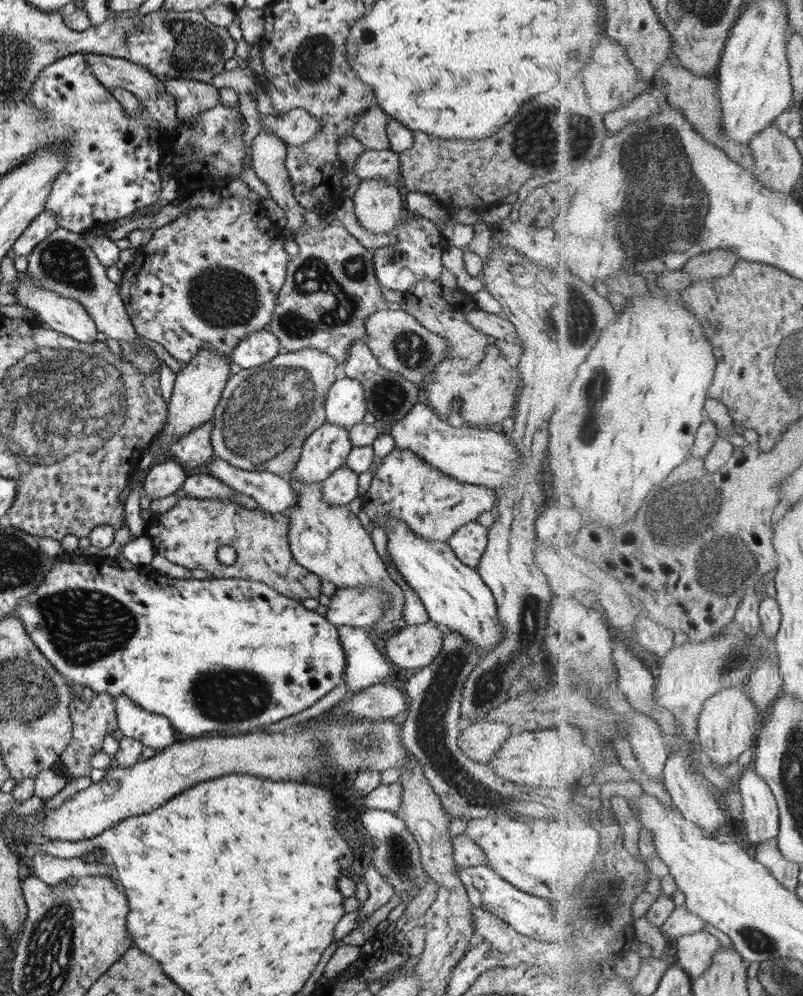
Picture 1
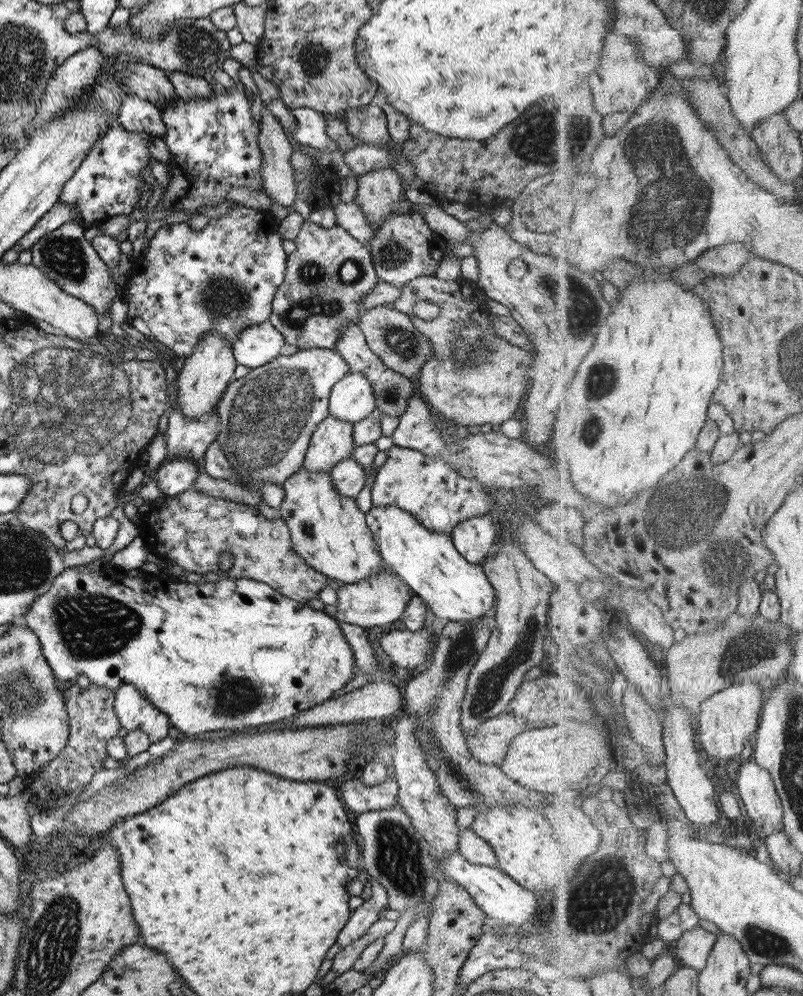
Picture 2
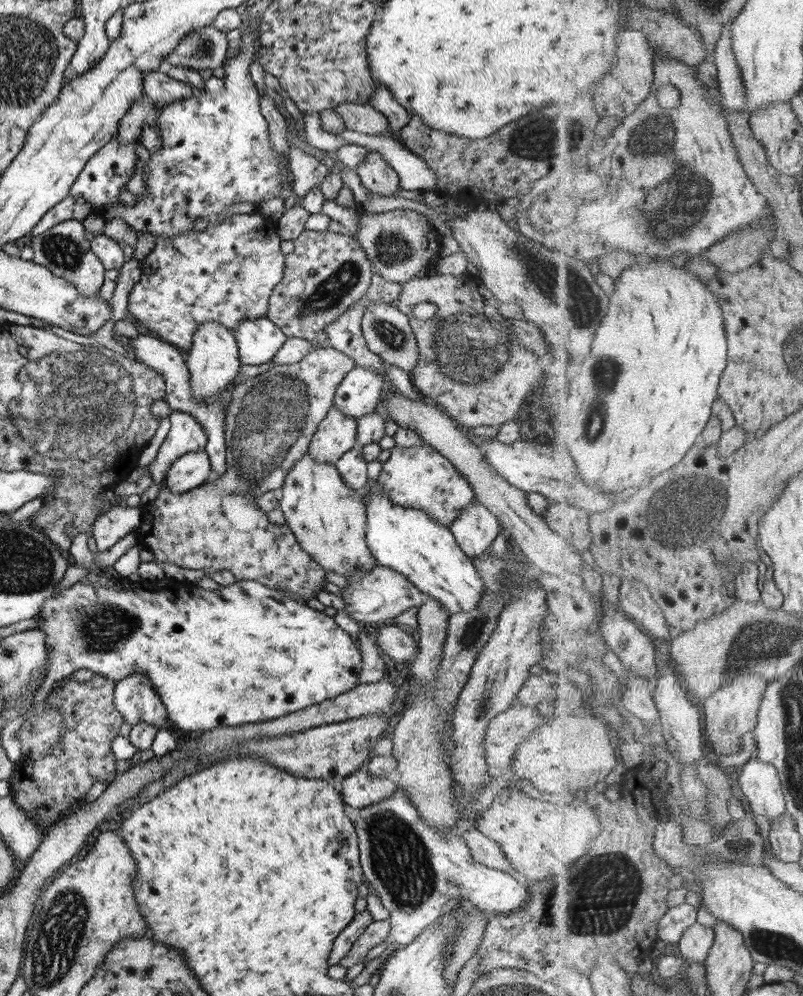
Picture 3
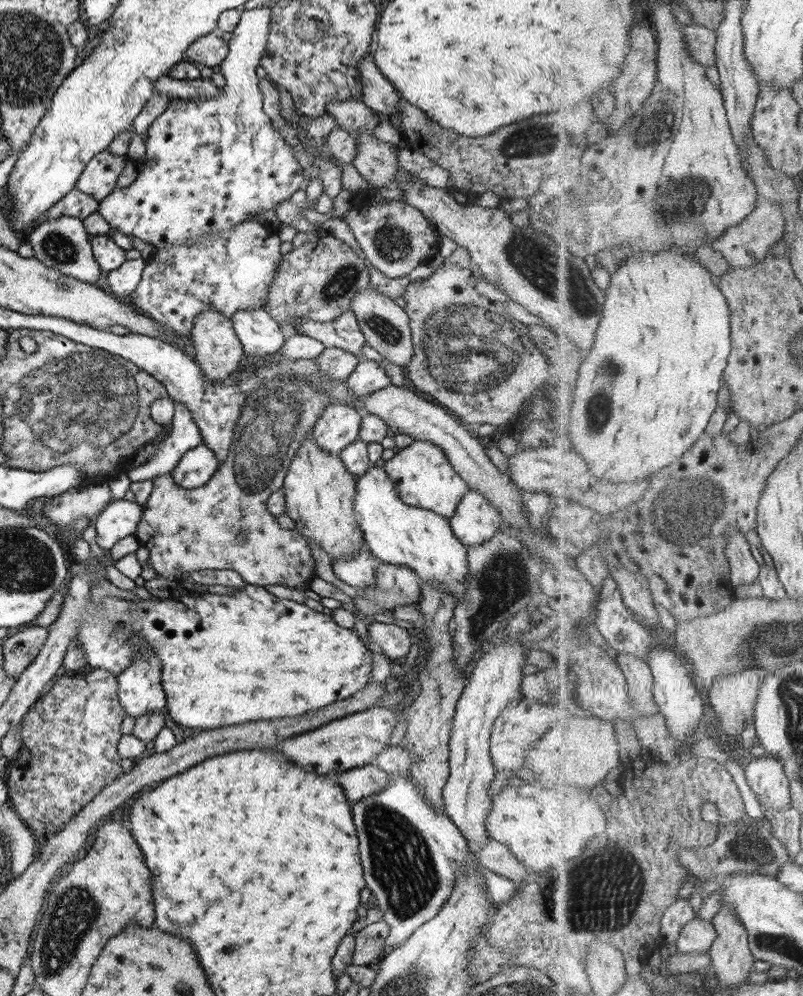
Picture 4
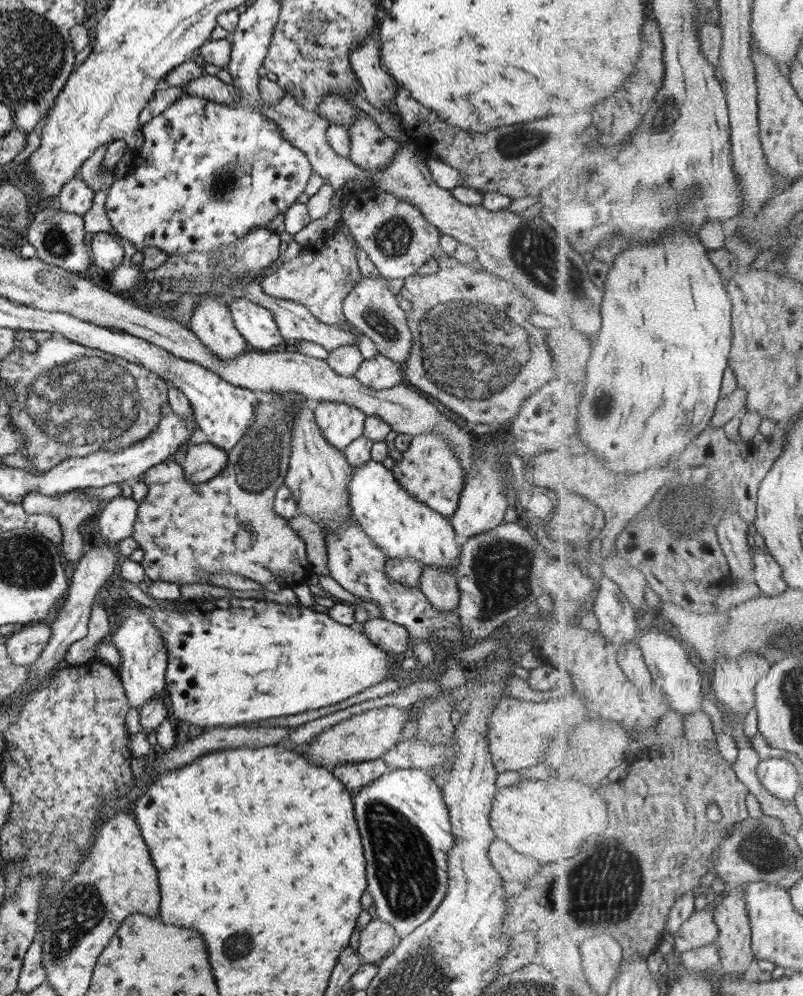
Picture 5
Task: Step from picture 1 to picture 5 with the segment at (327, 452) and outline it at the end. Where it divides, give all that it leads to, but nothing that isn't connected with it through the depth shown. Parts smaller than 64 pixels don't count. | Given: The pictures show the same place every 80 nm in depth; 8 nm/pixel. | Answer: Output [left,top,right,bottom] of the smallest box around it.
[312,401,366,451]

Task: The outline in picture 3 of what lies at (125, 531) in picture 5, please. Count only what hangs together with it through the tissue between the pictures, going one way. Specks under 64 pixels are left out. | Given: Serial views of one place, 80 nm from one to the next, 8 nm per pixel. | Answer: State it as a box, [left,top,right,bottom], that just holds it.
[91,501,142,552]

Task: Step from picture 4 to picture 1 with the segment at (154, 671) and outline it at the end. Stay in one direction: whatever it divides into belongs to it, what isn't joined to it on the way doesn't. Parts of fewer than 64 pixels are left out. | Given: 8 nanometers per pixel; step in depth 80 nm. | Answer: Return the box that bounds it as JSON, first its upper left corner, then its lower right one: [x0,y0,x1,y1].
[113,696,177,751]

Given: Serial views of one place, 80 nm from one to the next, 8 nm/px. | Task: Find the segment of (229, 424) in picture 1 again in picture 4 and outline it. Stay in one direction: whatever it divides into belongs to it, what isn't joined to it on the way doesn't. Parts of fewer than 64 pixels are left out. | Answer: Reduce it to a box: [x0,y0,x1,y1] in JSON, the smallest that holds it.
[134,348,360,590]

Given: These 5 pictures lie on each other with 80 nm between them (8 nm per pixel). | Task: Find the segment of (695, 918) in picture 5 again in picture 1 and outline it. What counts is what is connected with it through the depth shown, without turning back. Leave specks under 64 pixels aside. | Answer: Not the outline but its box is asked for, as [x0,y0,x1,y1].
[675,931,721,980]

